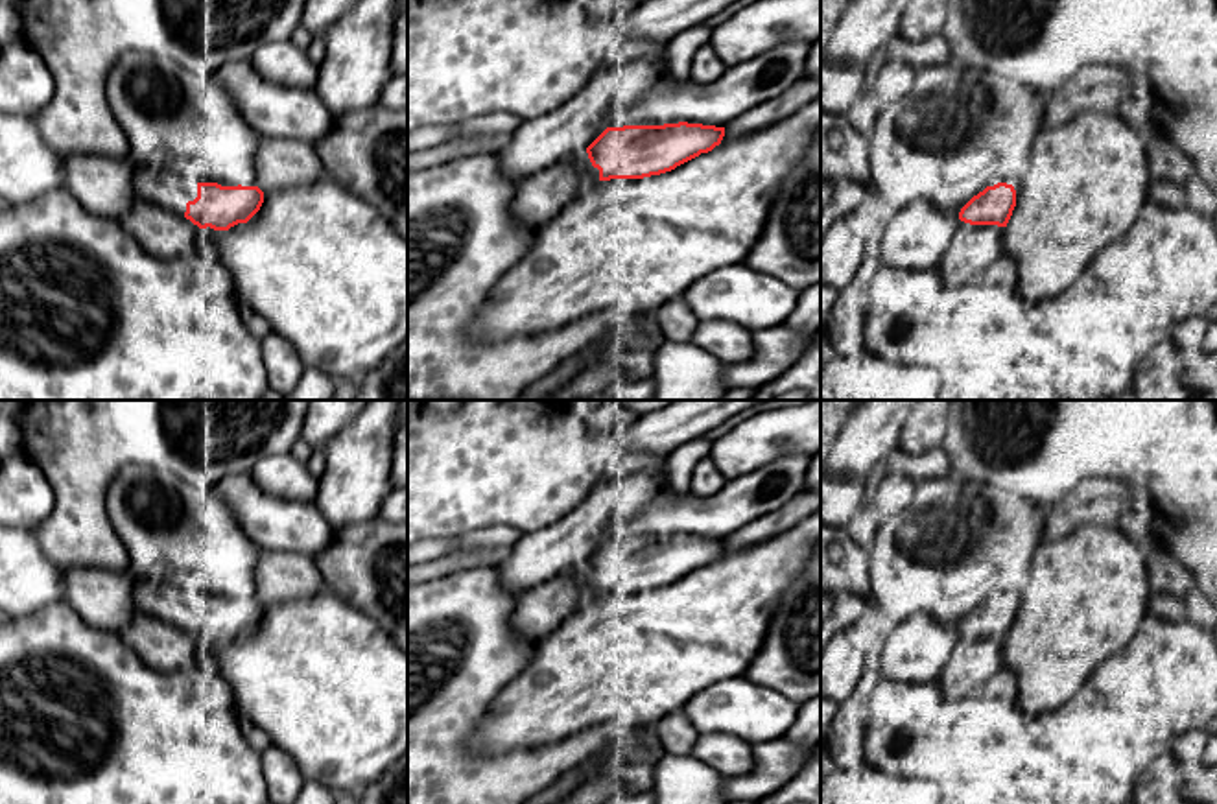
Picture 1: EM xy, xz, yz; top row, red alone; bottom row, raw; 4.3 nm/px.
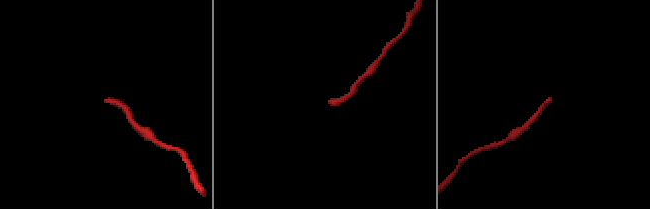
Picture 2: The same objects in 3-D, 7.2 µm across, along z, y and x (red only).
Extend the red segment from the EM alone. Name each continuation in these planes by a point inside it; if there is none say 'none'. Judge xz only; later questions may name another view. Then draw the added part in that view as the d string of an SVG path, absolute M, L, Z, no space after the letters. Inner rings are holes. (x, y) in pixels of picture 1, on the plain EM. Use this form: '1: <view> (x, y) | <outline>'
1: xz (592, 585) | M586 562L579 566L581 570L581 579L588 586L588 592L599 596L599 583L592 579Z

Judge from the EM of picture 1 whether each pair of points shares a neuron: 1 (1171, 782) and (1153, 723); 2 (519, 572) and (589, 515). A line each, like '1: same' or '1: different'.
1: different
2: same

